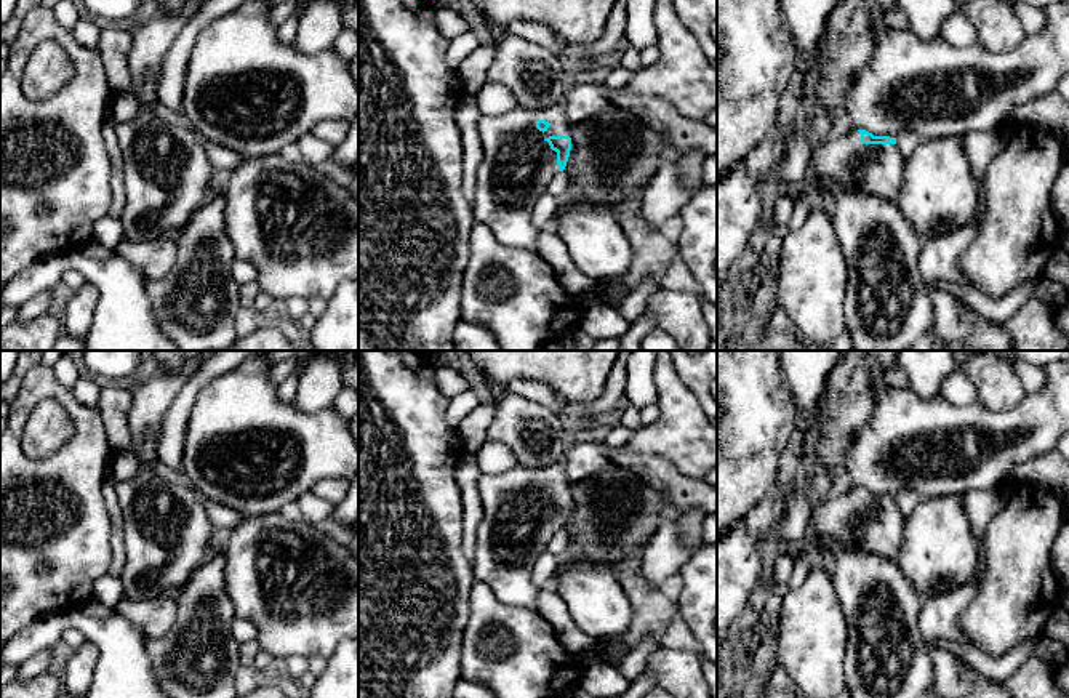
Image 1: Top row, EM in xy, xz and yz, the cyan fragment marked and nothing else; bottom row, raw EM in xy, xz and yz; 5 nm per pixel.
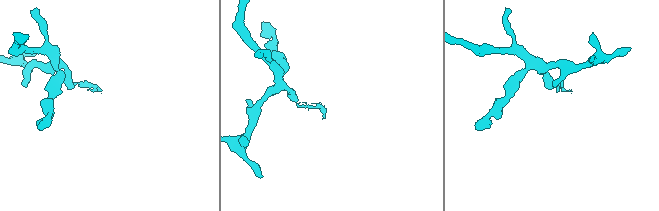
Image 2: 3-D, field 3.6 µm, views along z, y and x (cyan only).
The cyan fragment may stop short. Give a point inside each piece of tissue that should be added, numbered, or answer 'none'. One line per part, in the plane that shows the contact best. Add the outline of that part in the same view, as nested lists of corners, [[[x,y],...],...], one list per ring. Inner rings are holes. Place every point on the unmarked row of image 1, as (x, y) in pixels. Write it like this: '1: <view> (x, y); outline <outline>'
1: yz (877, 527); outline [[[845,485],[813,512],[813,536],[805,548],[827,551],[827,541],[832,540],[840,546],[858,546],[885,560],[898,562],[906,522],[907,517],[901,514],[896,503],[863,503],[859,490]]]

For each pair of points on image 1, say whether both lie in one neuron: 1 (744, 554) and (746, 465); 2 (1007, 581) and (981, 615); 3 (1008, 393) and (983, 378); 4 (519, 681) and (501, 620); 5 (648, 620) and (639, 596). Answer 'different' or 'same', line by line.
1: different
2: same
3: same
4: same
5: same

